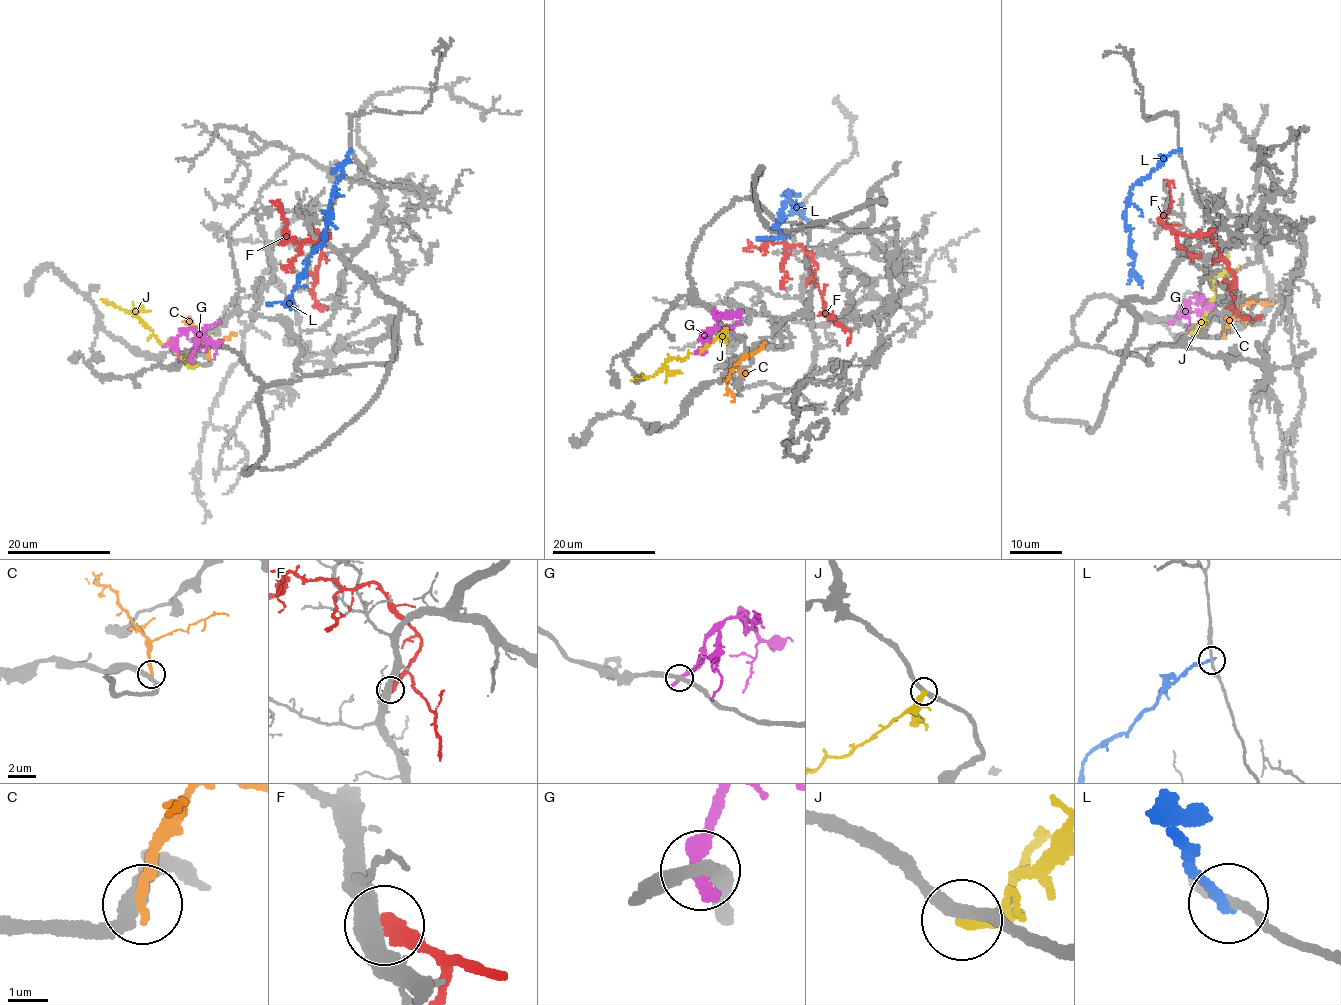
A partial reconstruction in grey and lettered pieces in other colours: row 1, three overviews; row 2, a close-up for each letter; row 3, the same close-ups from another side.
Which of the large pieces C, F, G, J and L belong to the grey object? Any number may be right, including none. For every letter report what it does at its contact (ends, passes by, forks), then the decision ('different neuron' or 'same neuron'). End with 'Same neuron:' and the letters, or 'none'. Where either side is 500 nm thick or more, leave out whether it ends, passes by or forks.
C: it ends; different neuron
F: different neuron
G: it ends; different neuron
J: it ends; different neuron
L: it ends; different neuron
Same neuron: none

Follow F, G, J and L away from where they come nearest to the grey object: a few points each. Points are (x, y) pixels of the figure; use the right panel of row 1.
F: (1214, 229), (1197, 236), (1171, 231), (1164, 226), (1160, 220), (1171, 199), (1171, 182), (1174, 186)
G: (1174, 321), (1183, 313), (1183, 305), (1197, 296), (1202, 302), (1198, 326)
J: (1190, 333), (1195, 332), (1210, 306), (1215, 277), (1228, 264), (1228, 253)
L: (1179, 150), (1131, 187), (1124, 222), (1130, 232), (1134, 265), (1132, 273), (1141, 280), (1135, 272)

